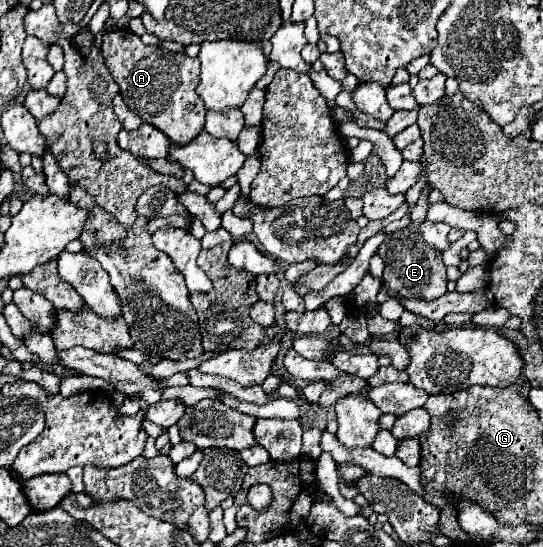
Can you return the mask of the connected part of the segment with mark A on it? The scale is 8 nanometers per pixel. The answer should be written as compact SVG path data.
M124 28L104 32L102 58L106 62L106 68L114 76L116 84L120 86L124 104L136 116L140 116L142 122L162 130L172 140L172 144L184 146L204 130L206 108L194 92L200 74L198 58L190 58L184 54L176 56L174 52L172 58L164 58L158 52L152 52L146 44L142 44L142 40L136 34Z

